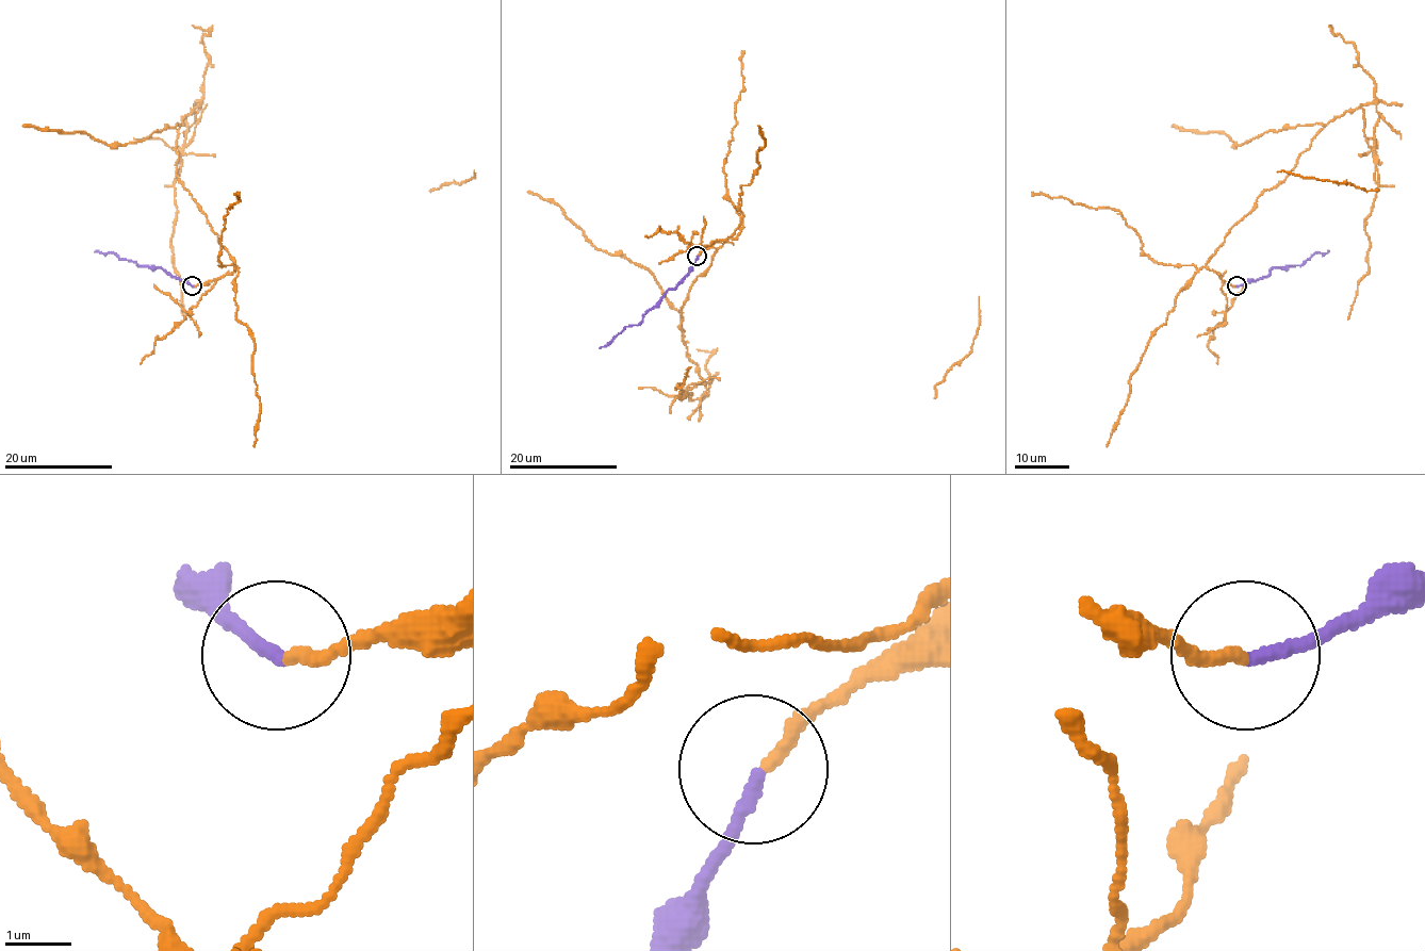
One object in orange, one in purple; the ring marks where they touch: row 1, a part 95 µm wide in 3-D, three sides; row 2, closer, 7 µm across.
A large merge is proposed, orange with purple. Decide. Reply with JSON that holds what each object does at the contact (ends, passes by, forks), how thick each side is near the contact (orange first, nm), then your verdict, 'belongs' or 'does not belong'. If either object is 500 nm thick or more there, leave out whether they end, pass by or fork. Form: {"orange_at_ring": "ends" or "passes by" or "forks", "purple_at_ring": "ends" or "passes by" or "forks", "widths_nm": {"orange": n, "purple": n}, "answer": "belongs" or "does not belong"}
{"orange_at_ring": "ends", "purple_at_ring": "ends", "widths_nm": {"orange": 180, "purple": 190}, "answer": "does not belong"}

